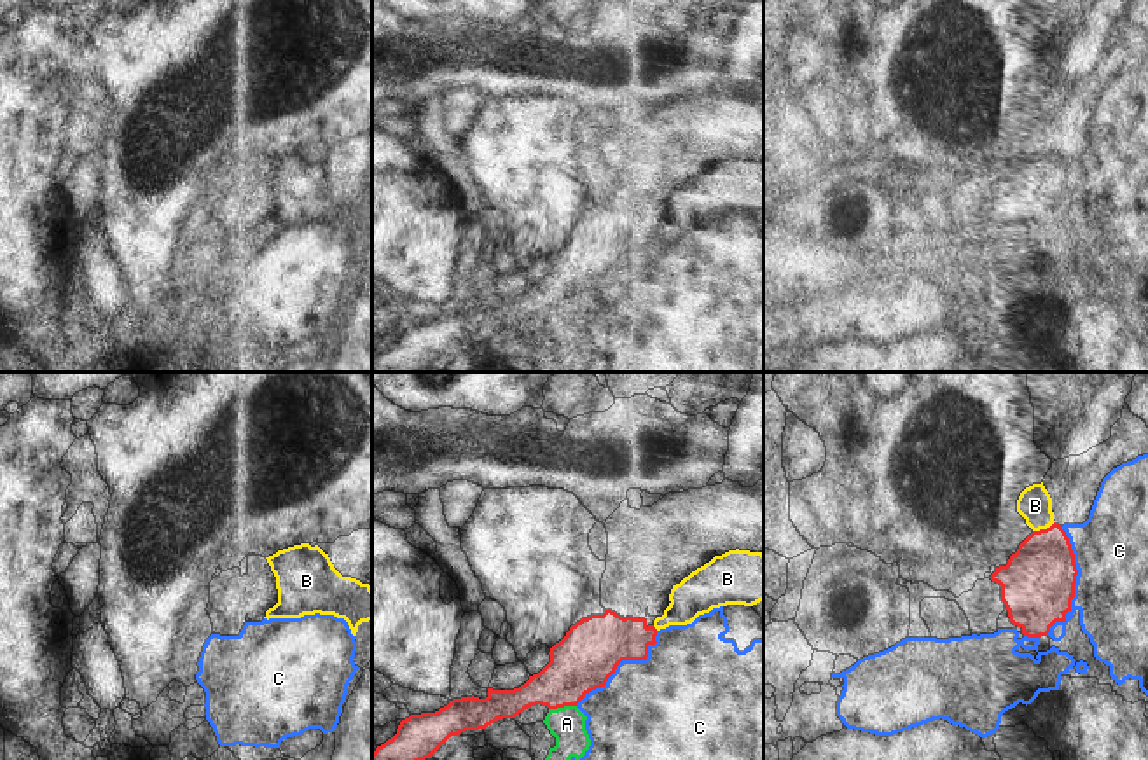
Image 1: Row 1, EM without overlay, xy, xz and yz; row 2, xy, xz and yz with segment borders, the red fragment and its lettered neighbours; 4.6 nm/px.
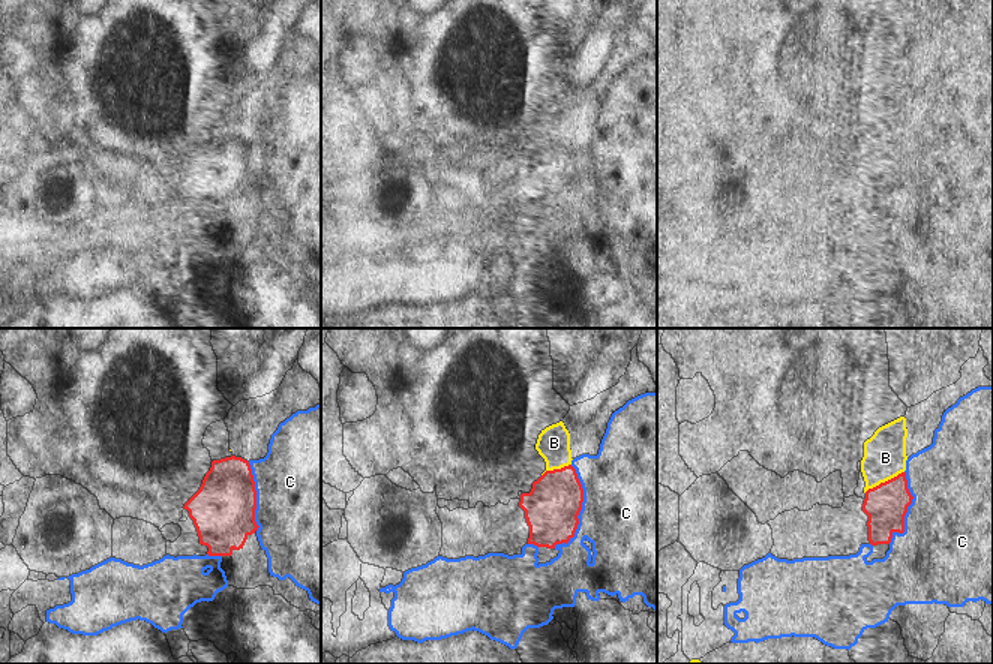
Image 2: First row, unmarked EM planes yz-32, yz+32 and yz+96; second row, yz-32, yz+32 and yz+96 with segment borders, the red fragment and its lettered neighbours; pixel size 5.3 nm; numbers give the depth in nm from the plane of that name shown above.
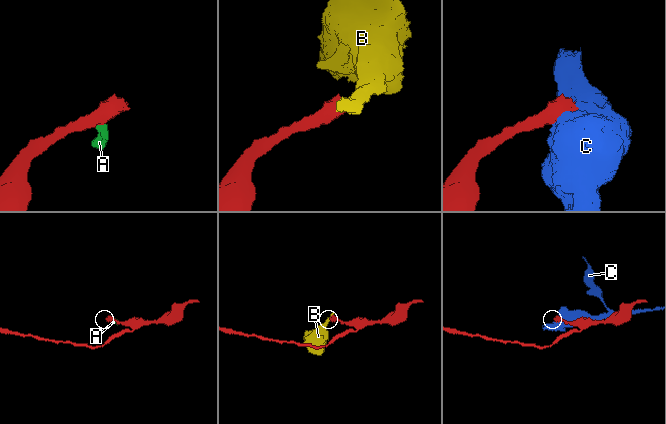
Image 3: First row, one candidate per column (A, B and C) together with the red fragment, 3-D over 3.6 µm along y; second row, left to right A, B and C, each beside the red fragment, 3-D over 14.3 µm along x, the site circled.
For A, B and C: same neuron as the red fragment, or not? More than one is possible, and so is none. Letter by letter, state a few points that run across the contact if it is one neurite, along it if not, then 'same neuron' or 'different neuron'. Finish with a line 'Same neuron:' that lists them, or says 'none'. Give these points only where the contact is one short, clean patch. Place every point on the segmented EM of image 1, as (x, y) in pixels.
A: line xz (575, 704), (549, 710); different neuron
B: line yz (1054, 521), (1033, 532); different neuron
C: different neuron
Same neuron: none

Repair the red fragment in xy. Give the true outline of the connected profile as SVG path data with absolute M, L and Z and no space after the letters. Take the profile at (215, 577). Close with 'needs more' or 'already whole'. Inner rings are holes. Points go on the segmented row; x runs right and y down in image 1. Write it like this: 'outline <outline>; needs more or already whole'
outline M248 556L248 573L239 568L222 571L210 582L208 615L213 632L239 636L245 622L262 622L278 603L276 577L262 556Z; needs more

